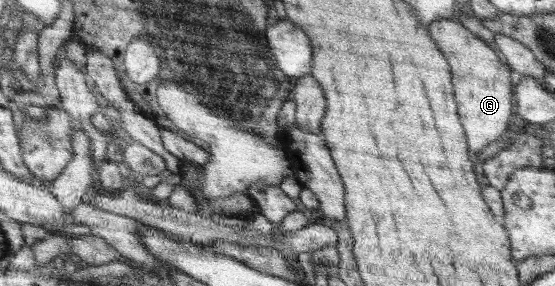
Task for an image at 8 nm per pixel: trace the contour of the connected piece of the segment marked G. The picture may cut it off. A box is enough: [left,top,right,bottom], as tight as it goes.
[431,19,513,153]

